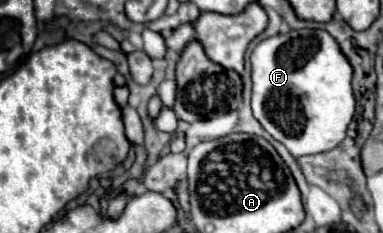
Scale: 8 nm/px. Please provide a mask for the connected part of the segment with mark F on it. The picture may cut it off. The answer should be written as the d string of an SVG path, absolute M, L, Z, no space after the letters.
M301 28L291 30L287 34L277 34L273 38L265 38L251 52L251 66L253 66L251 74L253 116L295 158L301 158L305 154L327 152L345 138L347 124L355 112L355 96L351 88L353 68L349 66L349 60L345 58L345 54L341 54L337 40L329 32L319 28Z

